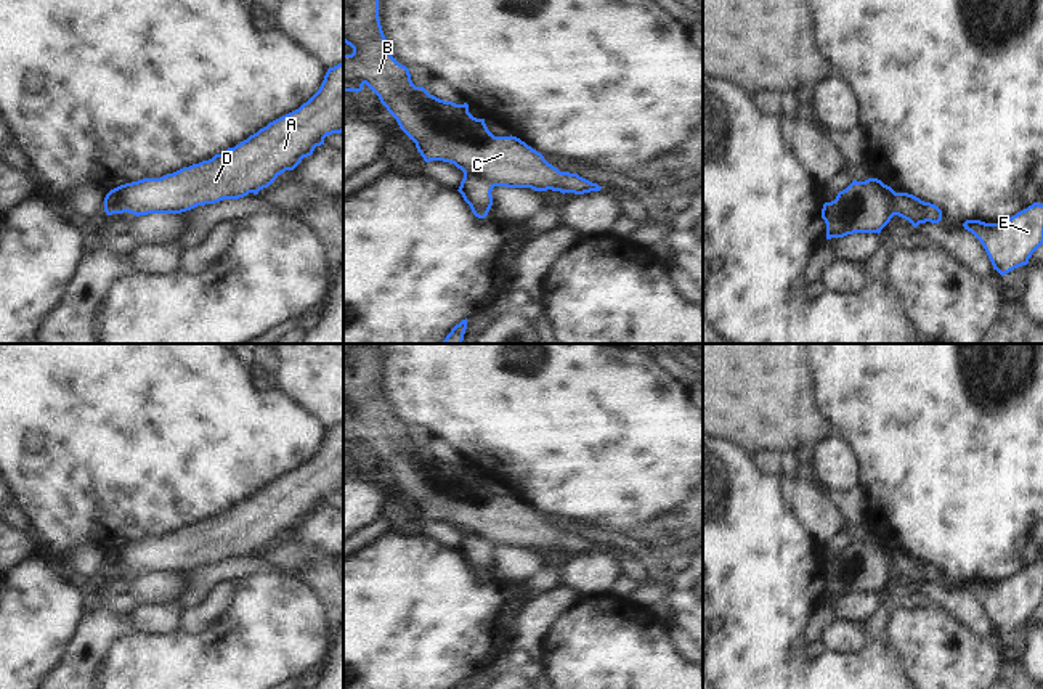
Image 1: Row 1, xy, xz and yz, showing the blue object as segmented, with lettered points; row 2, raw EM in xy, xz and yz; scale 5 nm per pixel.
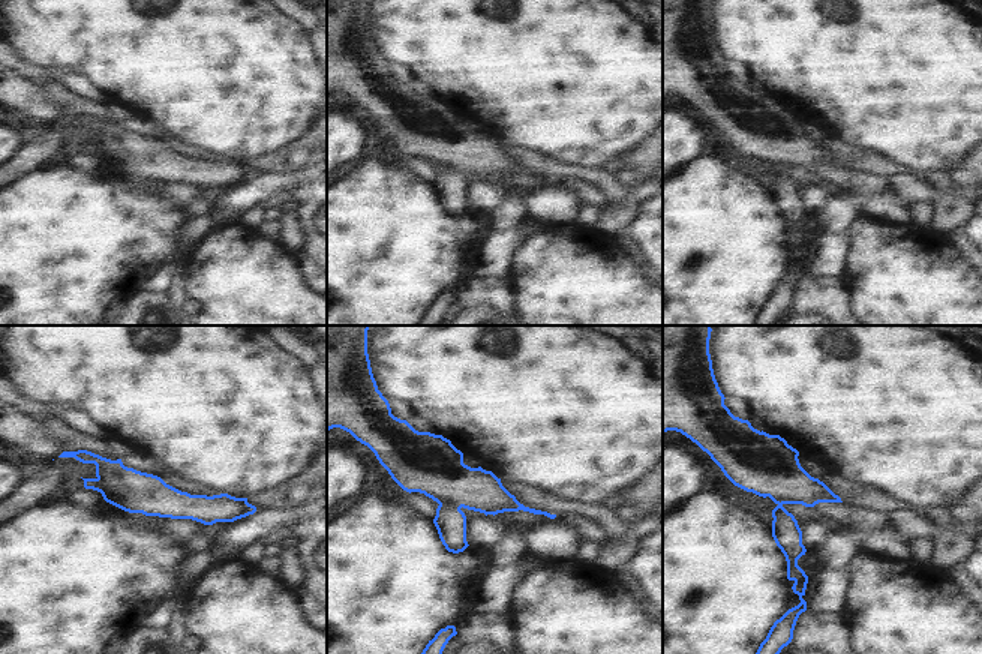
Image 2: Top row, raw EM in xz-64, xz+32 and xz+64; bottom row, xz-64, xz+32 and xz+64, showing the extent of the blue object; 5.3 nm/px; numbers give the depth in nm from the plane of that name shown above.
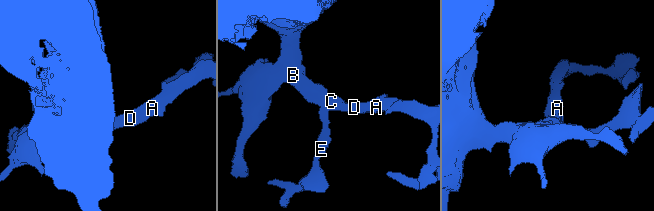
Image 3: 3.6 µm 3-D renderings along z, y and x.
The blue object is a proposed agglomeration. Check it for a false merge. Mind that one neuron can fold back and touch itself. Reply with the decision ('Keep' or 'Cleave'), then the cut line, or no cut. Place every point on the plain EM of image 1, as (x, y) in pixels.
Cleave. Split along xz (464, 532), (483, 537), (495, 545)

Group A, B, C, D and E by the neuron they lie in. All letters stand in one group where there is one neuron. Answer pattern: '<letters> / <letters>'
A B C D / E

